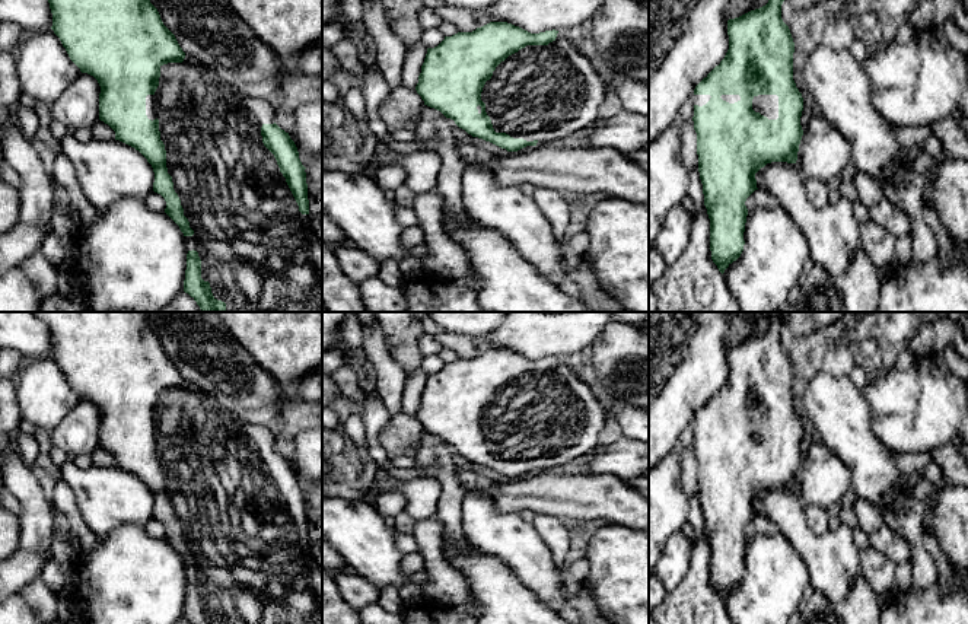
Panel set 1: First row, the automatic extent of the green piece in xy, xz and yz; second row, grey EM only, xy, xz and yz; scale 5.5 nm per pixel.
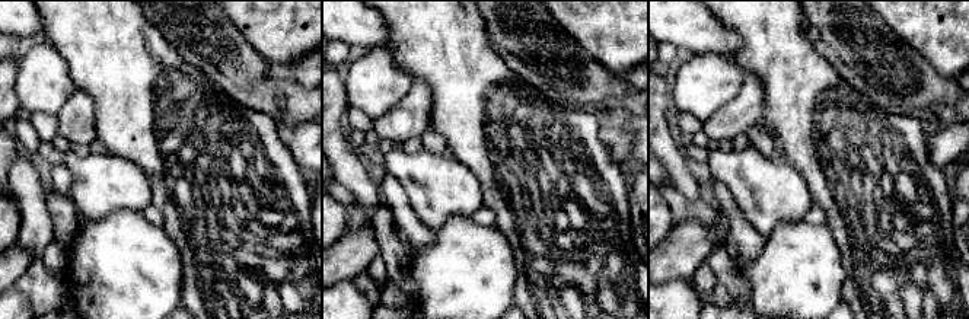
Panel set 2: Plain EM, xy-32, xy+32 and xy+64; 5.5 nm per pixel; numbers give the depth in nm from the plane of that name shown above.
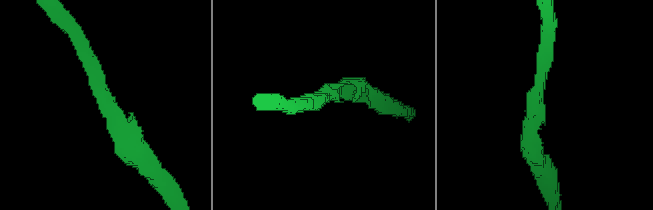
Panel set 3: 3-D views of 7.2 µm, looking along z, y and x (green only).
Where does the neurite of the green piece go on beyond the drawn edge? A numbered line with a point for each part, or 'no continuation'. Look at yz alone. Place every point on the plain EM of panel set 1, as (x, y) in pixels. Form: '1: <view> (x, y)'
1: yz (767, 432)

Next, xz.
1: xz (543, 419)

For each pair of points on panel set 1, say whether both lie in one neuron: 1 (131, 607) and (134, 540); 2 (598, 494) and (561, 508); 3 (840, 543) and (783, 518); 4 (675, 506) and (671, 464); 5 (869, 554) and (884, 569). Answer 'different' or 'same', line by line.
1: same
2: same
3: same
4: same
5: same

